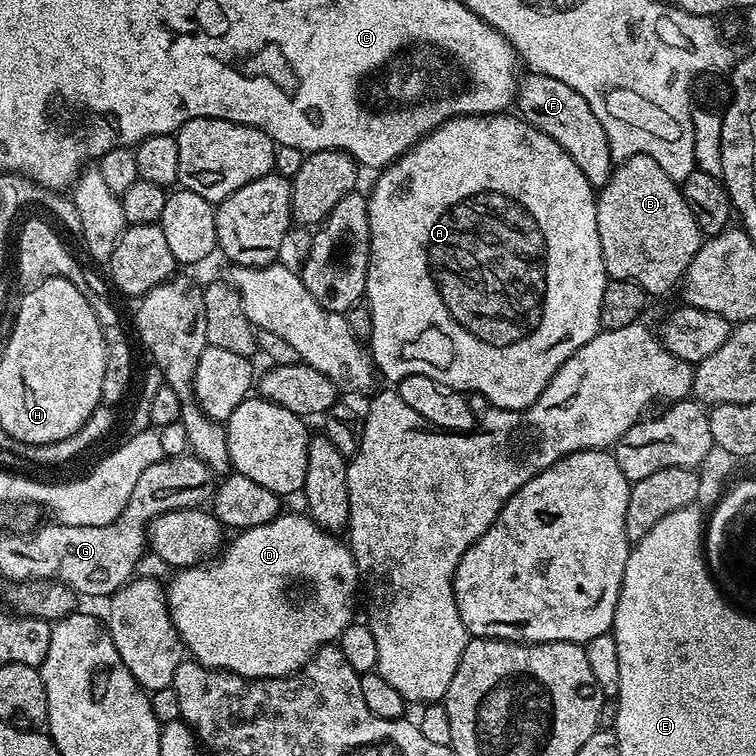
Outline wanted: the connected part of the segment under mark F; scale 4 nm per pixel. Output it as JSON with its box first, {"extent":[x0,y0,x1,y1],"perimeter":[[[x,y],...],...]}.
{"extent":[514,73,614,187],"perimeter":[[[535,73],[533,78],[534,88],[527,88],[524,82],[517,85],[517,97],[514,101],[517,113],[528,124],[558,142],[578,164],[593,187],[603,187],[612,176],[614,161],[610,154],[609,139],[606,138],[606,132],[590,104],[573,87],[547,73]]]}

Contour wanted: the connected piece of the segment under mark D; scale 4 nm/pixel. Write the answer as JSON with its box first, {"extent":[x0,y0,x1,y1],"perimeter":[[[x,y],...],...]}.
{"extent":[167,512,360,680],"perimeter":[[[287,512],[275,516],[270,522],[266,522],[262,526],[254,526],[238,531],[239,533],[232,541],[227,541],[223,551],[213,555],[207,561],[209,564],[206,564],[207,562],[197,562],[192,567],[179,569],[175,573],[177,576],[169,584],[167,582],[168,610],[173,625],[176,627],[177,634],[180,636],[187,655],[191,659],[197,660],[202,666],[219,668],[222,672],[233,672],[239,676],[245,676],[248,680],[269,680],[279,676],[290,676],[292,673],[300,671],[322,645],[336,644],[340,635],[346,630],[346,626],[353,623],[352,607],[356,604],[356,588],[358,592],[360,571],[356,568],[351,547],[339,535],[327,532],[324,528],[319,528],[312,521],[311,515],[303,514],[304,516],[299,516],[296,512]]]}

